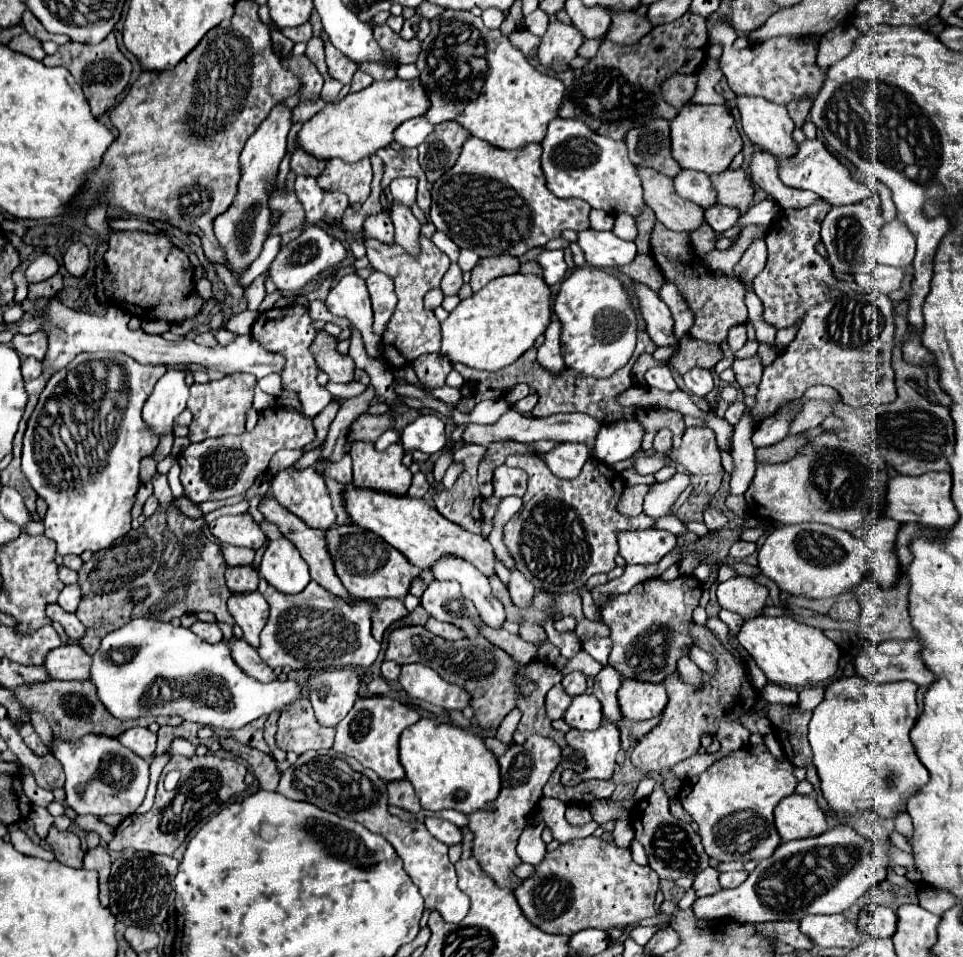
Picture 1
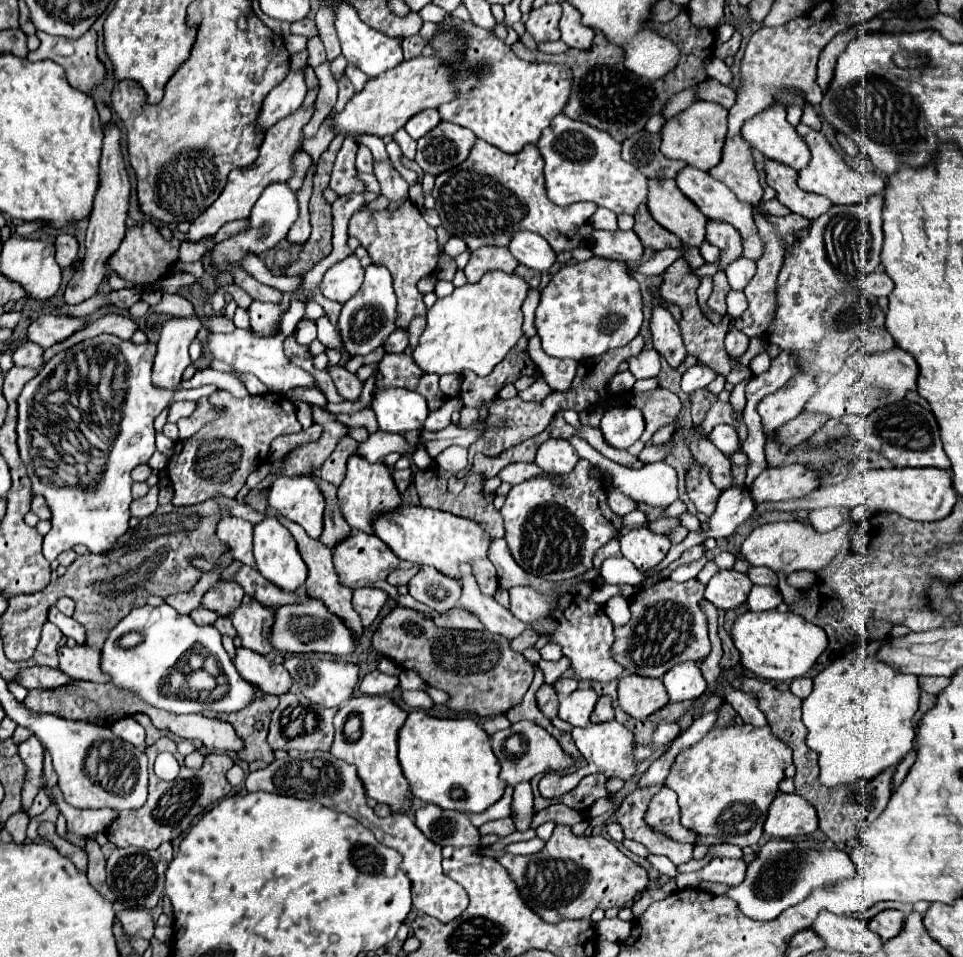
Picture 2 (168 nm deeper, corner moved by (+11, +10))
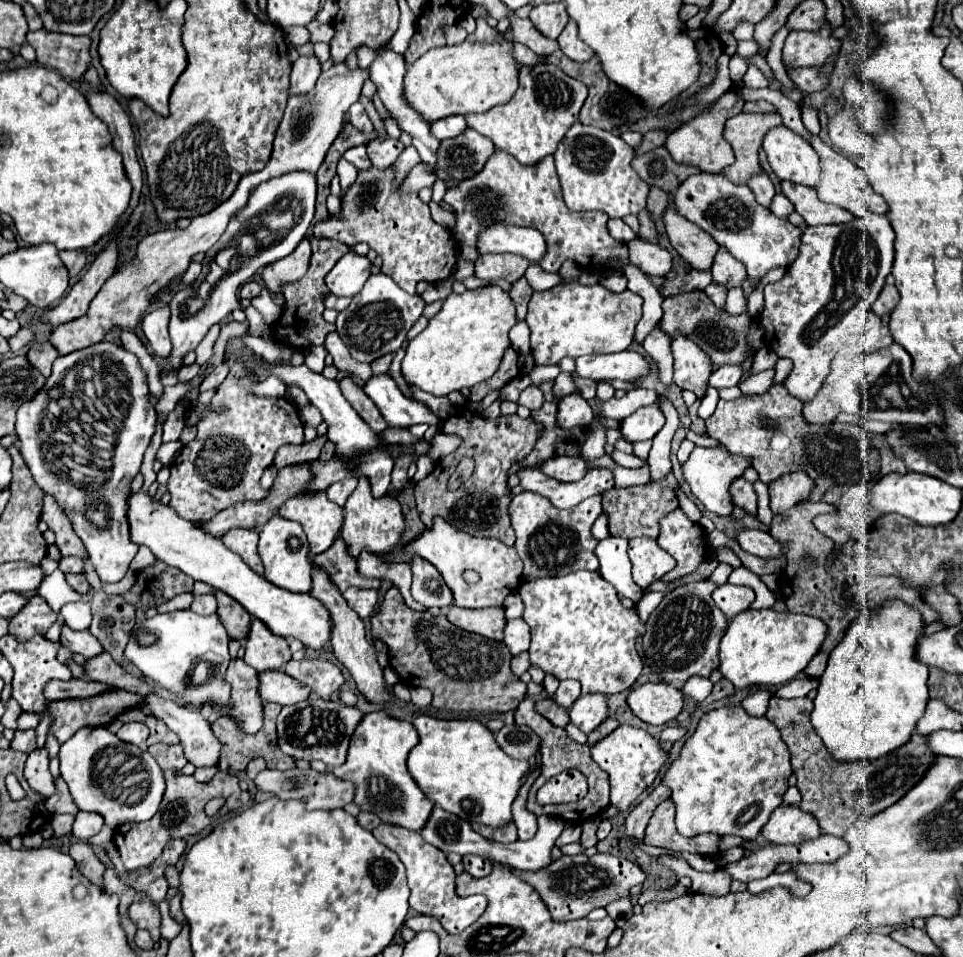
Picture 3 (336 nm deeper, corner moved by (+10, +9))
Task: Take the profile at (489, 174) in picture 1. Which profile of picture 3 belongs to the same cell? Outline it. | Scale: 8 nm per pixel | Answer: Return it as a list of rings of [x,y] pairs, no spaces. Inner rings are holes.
[[[495,151],[495,155],[487,161],[481,173],[461,181],[453,189],[447,189],[445,203],[449,203],[455,209],[457,225],[453,229],[453,237],[459,245],[475,247],[479,231],[485,225],[491,225],[493,221],[501,221],[521,227],[533,227],[543,233],[547,251],[539,264],[549,273],[557,273],[563,261],[567,259],[575,261],[577,265],[589,271],[591,269],[603,271],[605,265],[609,265],[611,261],[619,261],[623,265],[623,275],[627,277],[627,289],[643,297],[642,317],[634,334],[635,343],[643,345],[649,331],[661,321],[663,297],[659,295],[651,279],[645,273],[641,273],[639,267],[629,263],[627,243],[621,243],[609,235],[607,229],[609,217],[599,211],[573,213],[565,207],[565,201],[561,199],[561,183],[557,179],[553,157],[545,157],[537,165],[521,165],[513,155],[505,151]]]

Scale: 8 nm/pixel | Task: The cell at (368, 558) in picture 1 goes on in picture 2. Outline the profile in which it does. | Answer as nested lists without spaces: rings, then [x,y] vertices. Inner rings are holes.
[[[352,532],[348,538],[340,540],[338,546],[332,548],[332,562],[336,568],[336,574],[340,576],[340,582],[348,588],[364,588],[374,586],[378,580],[384,580],[392,570],[396,568],[410,568],[412,564],[396,558],[396,554],[376,536],[376,534],[364,534],[364,532]]]

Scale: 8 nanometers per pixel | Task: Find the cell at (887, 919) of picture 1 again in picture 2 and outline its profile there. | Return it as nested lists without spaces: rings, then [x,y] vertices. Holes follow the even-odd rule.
[[[882,910],[880,914],[876,914],[868,926],[872,932],[876,932],[882,940],[890,940],[894,938],[900,928],[902,928],[902,922],[904,922],[906,914],[902,910]]]

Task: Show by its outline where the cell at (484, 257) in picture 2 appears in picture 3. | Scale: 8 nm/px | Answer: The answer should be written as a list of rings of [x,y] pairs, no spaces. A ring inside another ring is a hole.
[[[483,255],[475,263],[475,275],[479,279],[505,279],[509,283],[515,283],[525,275],[529,267],[529,261],[521,255]]]

